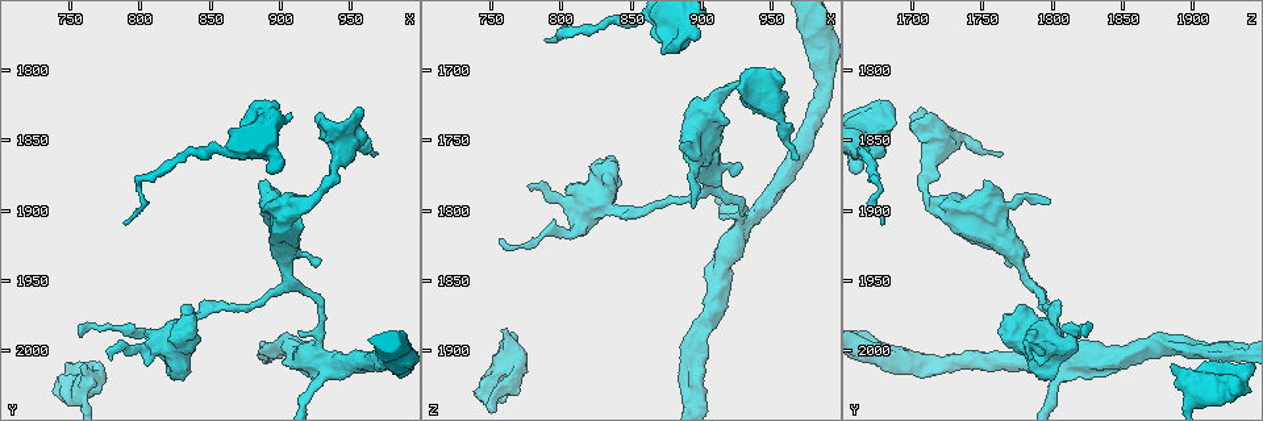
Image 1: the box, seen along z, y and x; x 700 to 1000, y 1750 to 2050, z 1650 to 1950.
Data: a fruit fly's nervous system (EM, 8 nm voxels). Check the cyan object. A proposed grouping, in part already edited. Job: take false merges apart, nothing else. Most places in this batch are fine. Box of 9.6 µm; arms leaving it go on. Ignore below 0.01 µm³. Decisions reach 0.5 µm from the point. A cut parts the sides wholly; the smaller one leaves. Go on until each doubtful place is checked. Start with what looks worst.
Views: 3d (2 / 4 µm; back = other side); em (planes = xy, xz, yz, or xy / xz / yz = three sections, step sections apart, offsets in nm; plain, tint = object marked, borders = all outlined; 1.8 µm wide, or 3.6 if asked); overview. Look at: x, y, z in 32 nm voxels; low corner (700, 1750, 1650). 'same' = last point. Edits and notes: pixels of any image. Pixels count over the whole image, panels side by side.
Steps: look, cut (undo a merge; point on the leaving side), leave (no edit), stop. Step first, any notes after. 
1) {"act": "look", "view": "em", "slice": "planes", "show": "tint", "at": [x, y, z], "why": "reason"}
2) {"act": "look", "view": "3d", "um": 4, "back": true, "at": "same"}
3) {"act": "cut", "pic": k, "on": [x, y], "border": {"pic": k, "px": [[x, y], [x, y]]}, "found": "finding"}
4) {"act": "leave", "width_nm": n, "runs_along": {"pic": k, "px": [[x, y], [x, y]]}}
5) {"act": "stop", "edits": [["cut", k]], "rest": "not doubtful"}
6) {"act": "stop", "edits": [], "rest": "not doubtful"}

{"act": "look", "view": "em", "um": 3.6, "slice": "xy", "step": 16, "show": "tint", "at": [926, 2002, 1812]}

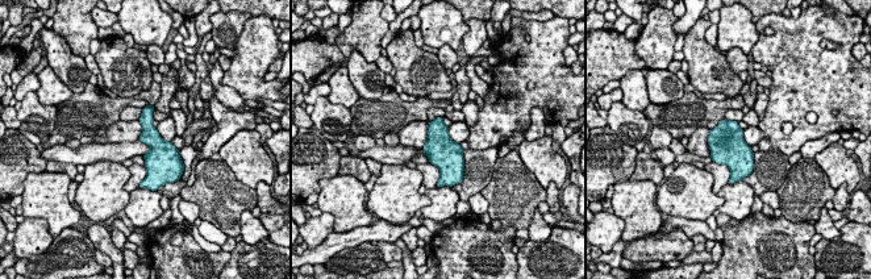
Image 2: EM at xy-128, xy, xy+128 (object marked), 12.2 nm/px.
{"act": "look", "view": "em", "um": 3.6, "slice": "planes", "show": "tint", "at": "same"}

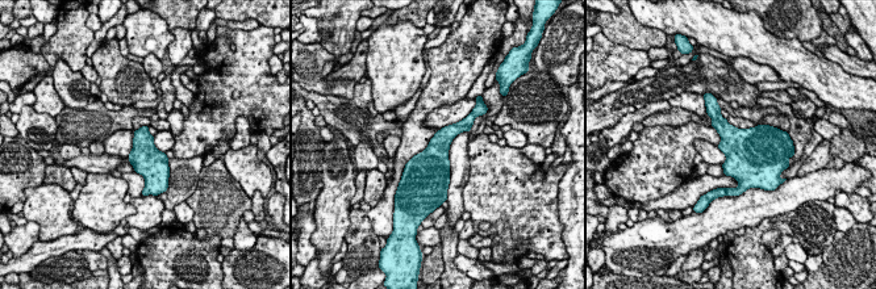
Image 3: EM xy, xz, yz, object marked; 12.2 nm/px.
{"act": "leave", "width_nm": 340, "found": "one neuron here"}

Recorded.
{"act": "look", "view": "em", "um": 3.6, "slice": "xz", "step": 16, "show": "tint", "at": [902, 1922, 1766], "why": "small branch off a trunk"}

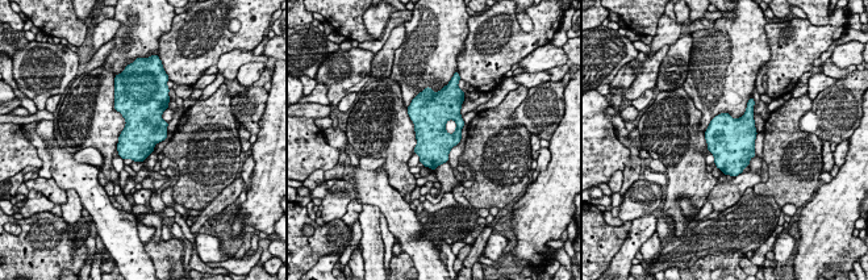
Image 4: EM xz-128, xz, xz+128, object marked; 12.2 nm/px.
{"act": "look", "view": "em", "um": 3.6, "slice": "planes", "show": "tint", "at": "same"}

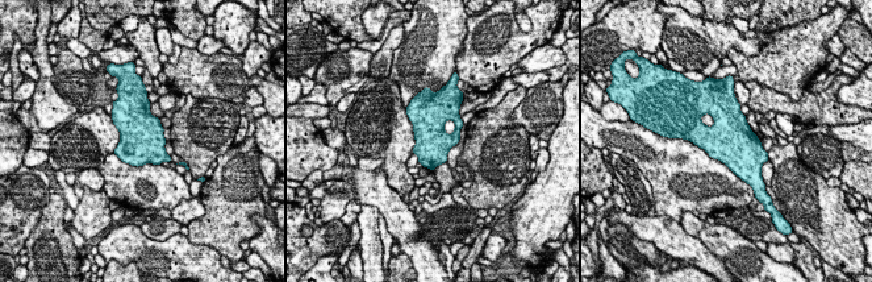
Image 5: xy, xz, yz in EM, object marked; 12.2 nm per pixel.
{"act": "leave", "found": "one neuron here"}

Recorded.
{"act": "look", "view": "3d", "um": 4, "at": [746, 2026, 1930], "why": "thick turns thin"}

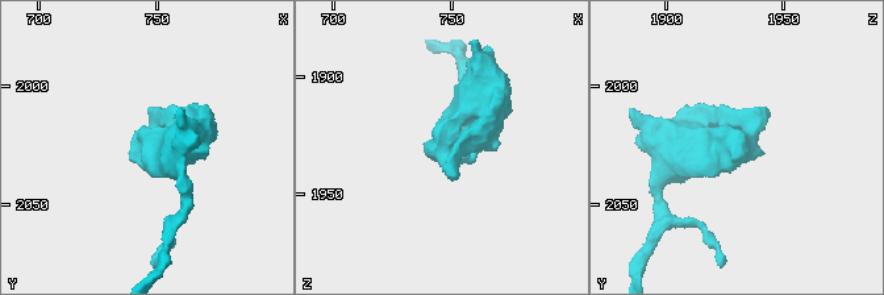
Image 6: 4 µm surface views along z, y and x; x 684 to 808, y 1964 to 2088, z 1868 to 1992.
{"act": "look", "view": "em", "slice": "xy", "step": 4, "show": "tint", "at": [747, 2024, 1930]}

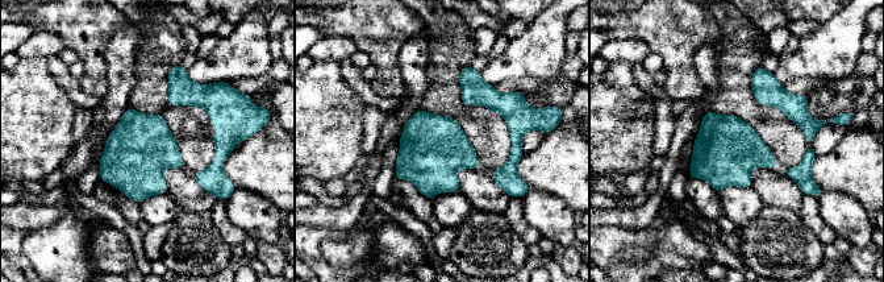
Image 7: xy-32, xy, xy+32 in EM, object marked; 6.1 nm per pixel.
{"act": "look", "view": "em", "slice": "planes", "show": "tint", "at": "same"}

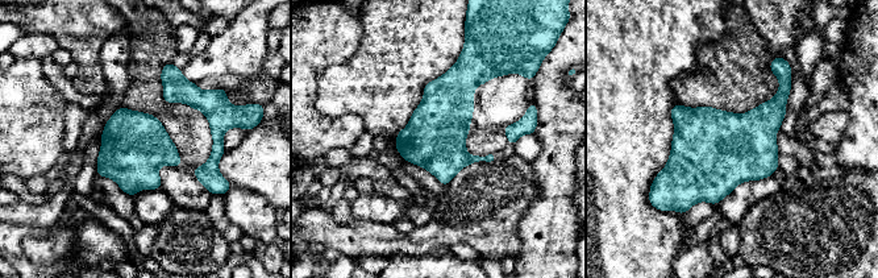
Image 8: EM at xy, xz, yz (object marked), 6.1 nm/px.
{"act": "leave", "found": "all the same neuron"}

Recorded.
{"act": "stop", "edits": [], "rest": "not doubtful"}

